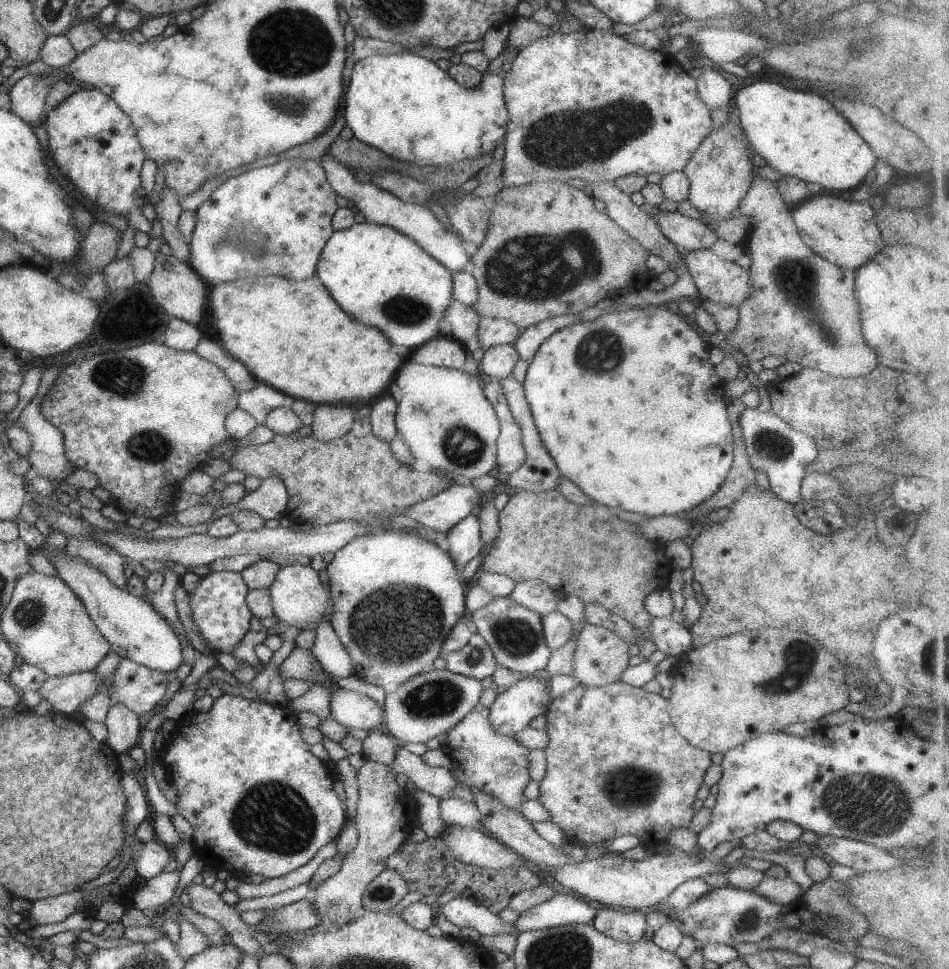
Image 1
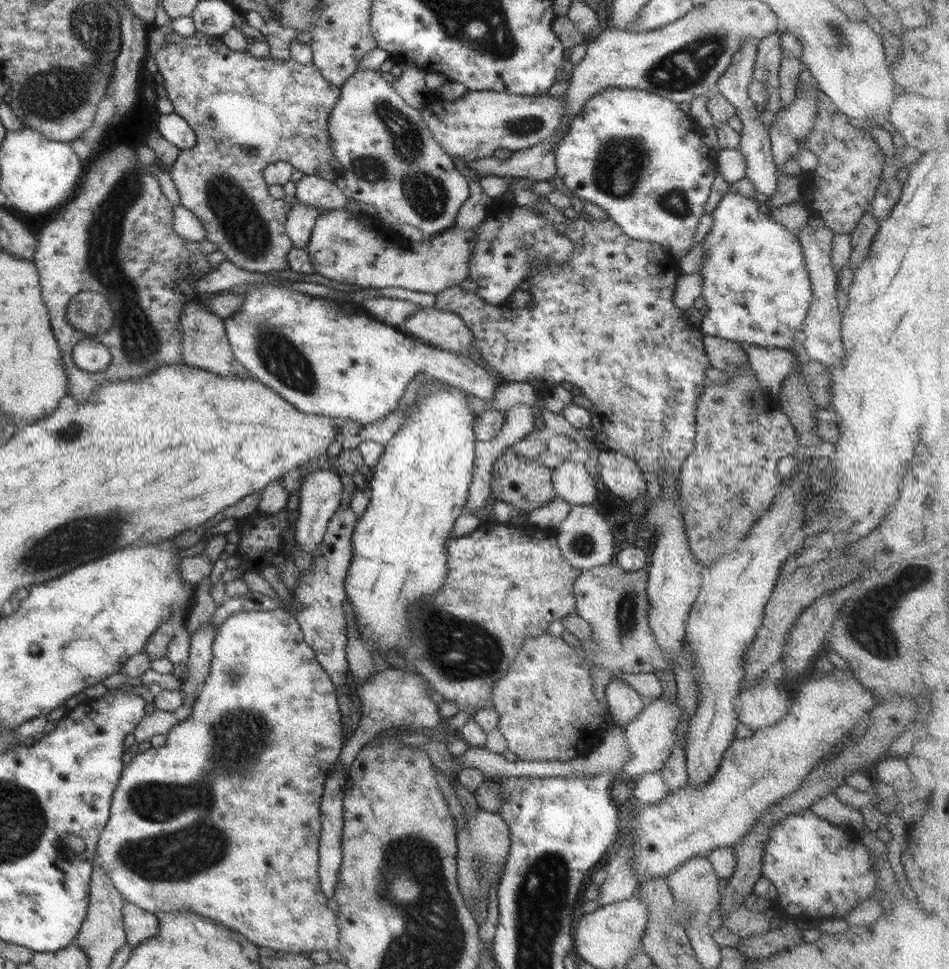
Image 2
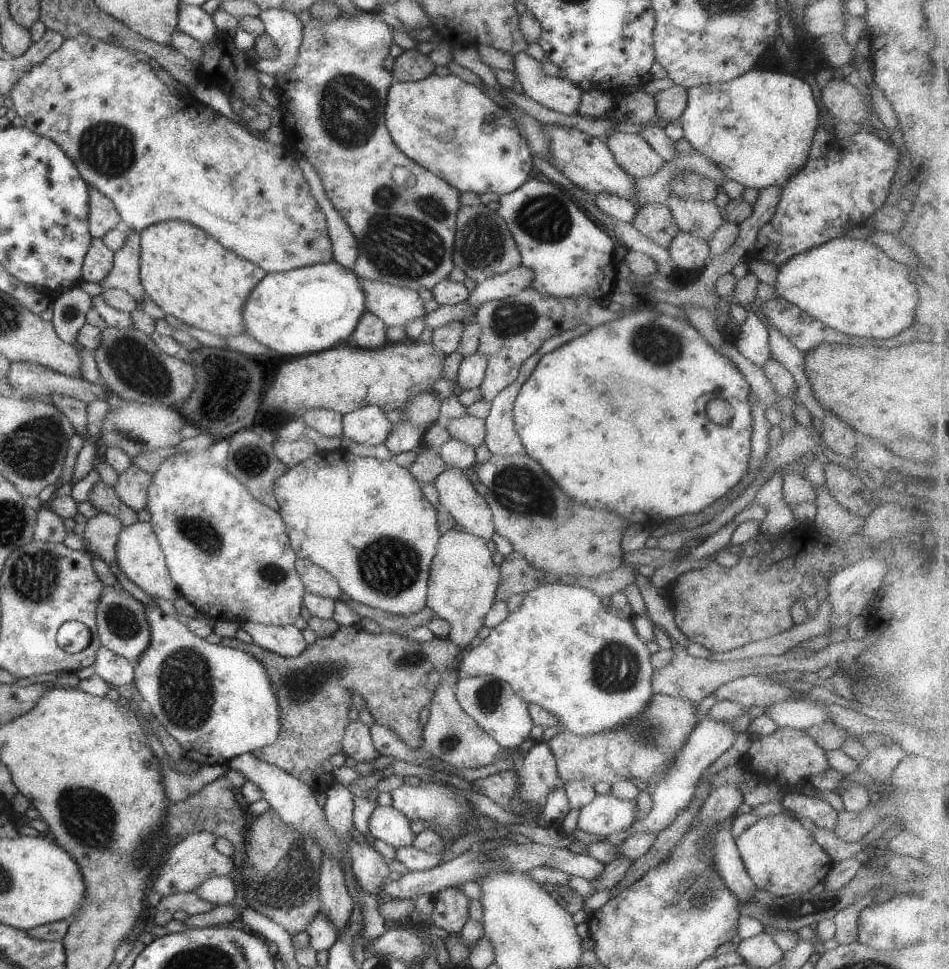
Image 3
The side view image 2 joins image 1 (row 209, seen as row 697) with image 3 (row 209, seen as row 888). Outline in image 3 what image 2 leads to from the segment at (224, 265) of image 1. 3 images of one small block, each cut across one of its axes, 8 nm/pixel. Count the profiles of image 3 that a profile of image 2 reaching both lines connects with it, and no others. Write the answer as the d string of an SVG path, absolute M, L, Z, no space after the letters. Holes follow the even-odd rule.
M87 35L63 39L57 50L54 50L45 61L26 72L14 84L8 96L13 104L12 109L16 112L17 123L23 125L27 130L34 131L35 134L52 140L67 155L67 158L71 159L73 166L88 186L96 188L99 193L105 195L113 203L115 210L119 213L123 229L139 233L146 226L159 221L180 220L188 222L205 230L221 246L225 246L227 250L235 252L237 256L257 264L266 273L288 271L307 265L333 261L331 241L323 211L310 193L310 186L304 180L296 160L283 150L281 144L276 145L263 137L255 136L258 132L264 132L272 125L267 114L258 114L250 122L242 122L239 119L234 120L225 115L217 114L207 105L202 106L202 104L193 102L194 98L186 92L173 96L161 80L155 77L147 62L137 60L131 52L127 52L127 49L123 47L113 46Z

